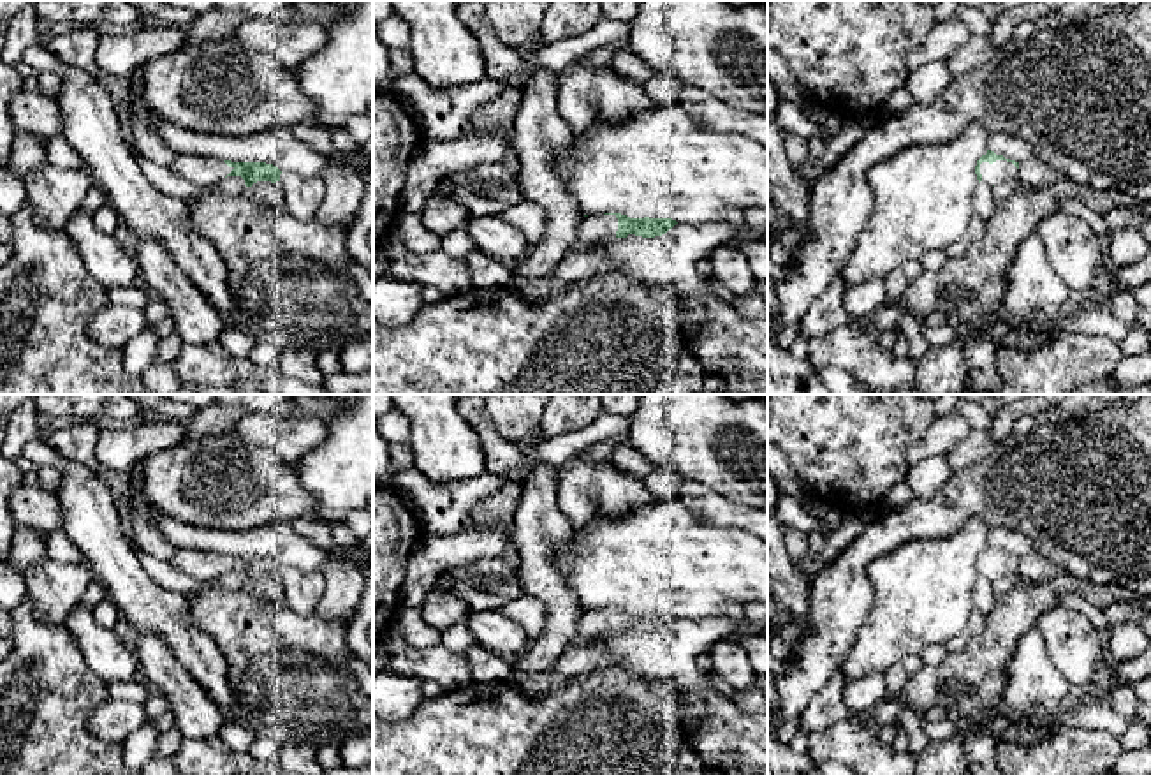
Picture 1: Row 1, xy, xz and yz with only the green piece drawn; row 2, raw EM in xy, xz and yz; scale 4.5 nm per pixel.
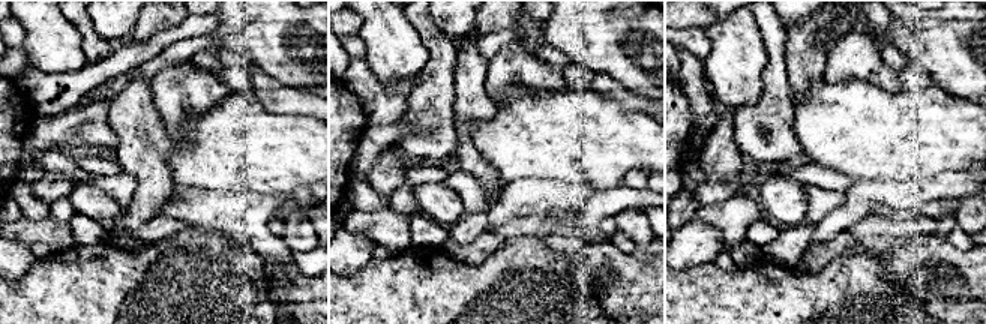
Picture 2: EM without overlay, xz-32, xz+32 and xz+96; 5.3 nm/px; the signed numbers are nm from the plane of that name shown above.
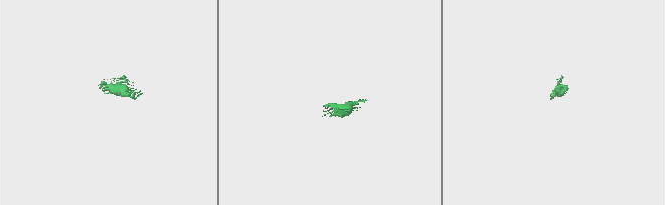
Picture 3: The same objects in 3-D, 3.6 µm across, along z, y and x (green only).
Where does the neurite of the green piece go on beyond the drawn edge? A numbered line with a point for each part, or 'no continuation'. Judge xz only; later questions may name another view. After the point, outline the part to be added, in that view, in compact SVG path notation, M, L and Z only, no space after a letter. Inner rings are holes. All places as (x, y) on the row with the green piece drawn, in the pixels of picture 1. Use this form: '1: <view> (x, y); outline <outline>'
1: xz (595, 231); outline M590 215L579 224L577 236L565 255L591 254L616 238L616 215Z

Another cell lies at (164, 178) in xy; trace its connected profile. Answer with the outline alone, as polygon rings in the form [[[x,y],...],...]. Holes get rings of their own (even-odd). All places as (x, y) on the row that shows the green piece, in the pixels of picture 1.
[[[136,155],[136,162],[144,174],[144,178],[164,196],[176,197],[187,204],[194,203],[208,190],[202,190],[190,183],[188,180],[178,176],[171,166],[158,166],[144,157]]]

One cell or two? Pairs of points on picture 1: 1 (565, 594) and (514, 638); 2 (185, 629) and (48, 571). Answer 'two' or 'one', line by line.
1: two
2: two

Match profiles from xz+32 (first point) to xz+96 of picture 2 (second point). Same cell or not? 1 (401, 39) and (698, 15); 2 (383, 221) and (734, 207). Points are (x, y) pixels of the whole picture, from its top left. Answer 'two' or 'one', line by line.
1: two
2: one

